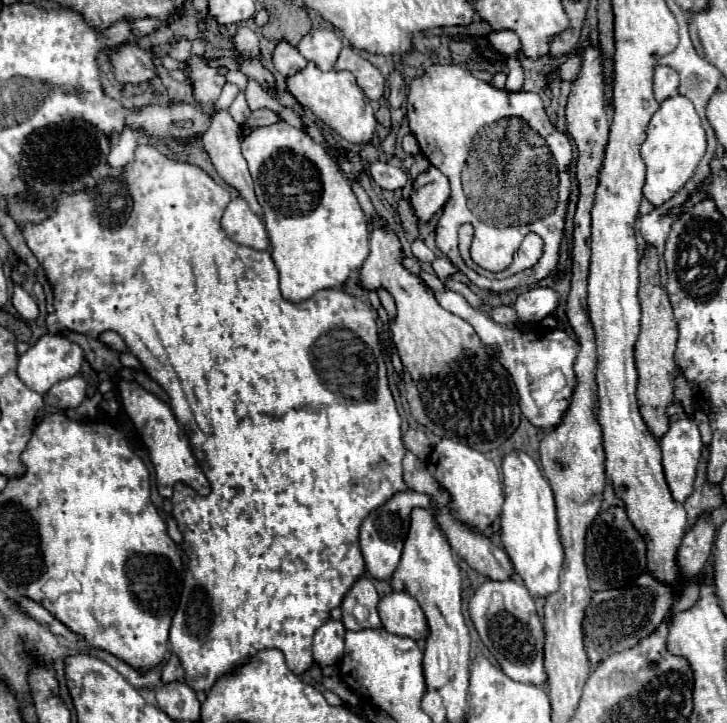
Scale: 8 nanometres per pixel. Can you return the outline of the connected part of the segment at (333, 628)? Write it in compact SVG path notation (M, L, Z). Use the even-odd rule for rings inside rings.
M328 619L314 635L314 659L316 663L324 665L336 665L340 663L344 655L344 635L346 629L340 621Z

